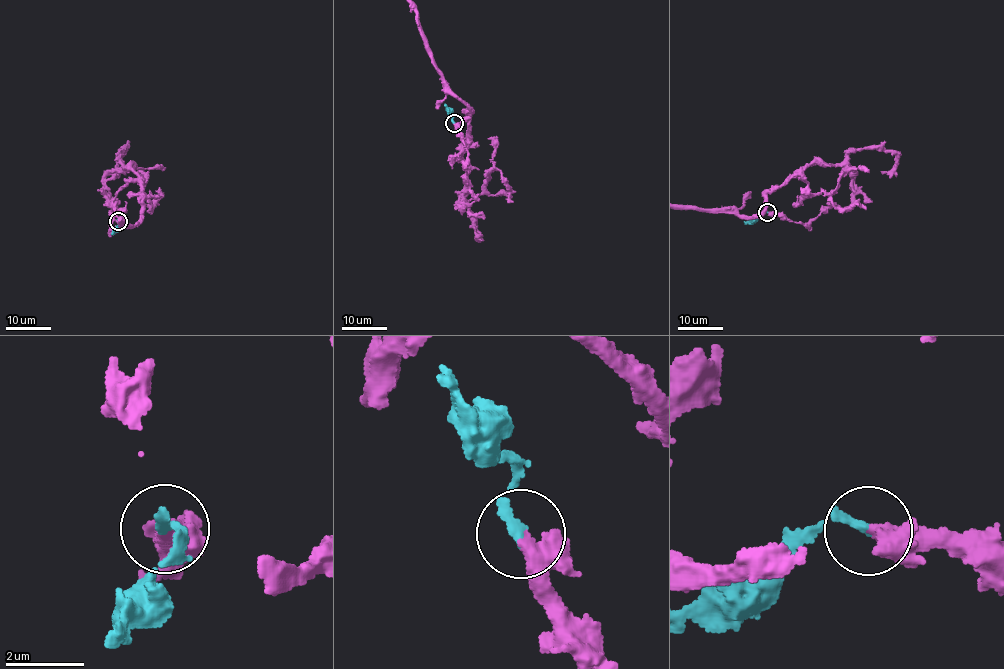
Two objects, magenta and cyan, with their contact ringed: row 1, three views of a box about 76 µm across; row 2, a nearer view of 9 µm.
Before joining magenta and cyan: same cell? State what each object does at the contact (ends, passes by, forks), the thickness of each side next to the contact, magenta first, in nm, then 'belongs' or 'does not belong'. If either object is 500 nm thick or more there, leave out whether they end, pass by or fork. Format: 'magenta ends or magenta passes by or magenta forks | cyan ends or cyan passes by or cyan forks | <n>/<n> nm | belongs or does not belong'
magenta passes by | cyan ends | 400/280 nm | belongs

